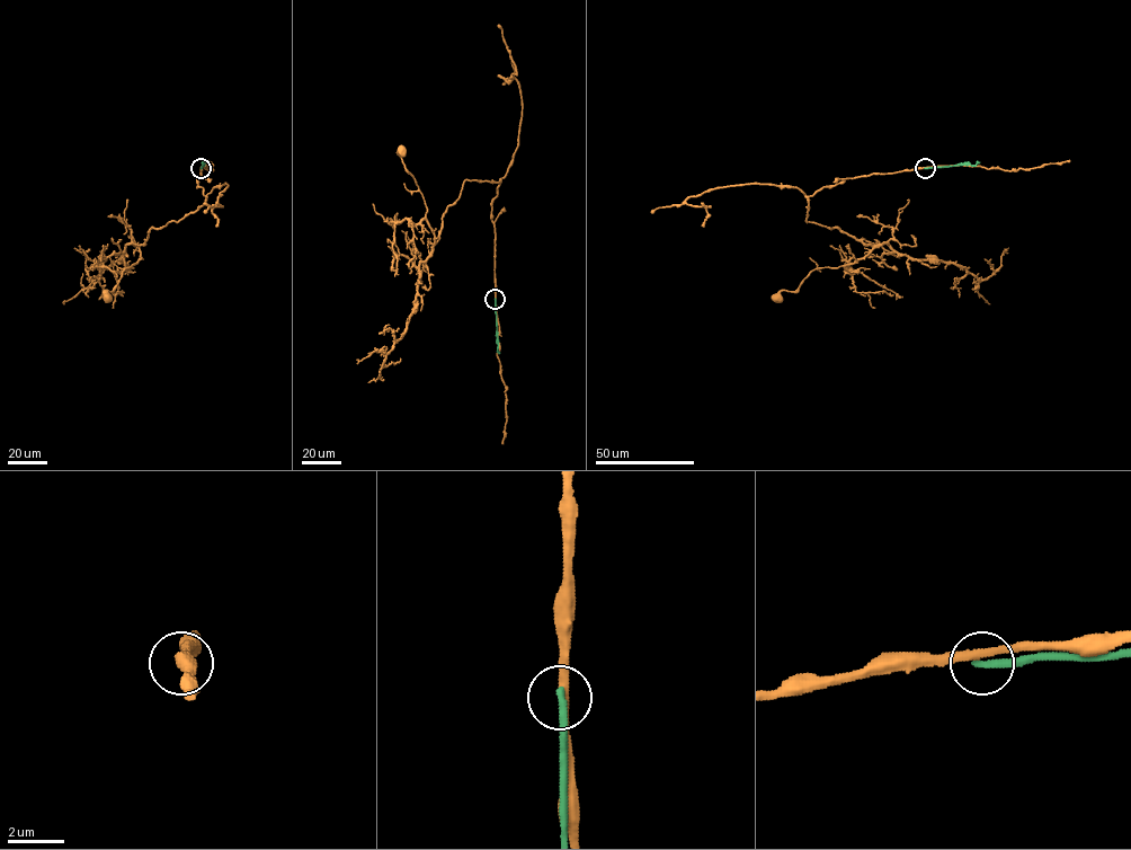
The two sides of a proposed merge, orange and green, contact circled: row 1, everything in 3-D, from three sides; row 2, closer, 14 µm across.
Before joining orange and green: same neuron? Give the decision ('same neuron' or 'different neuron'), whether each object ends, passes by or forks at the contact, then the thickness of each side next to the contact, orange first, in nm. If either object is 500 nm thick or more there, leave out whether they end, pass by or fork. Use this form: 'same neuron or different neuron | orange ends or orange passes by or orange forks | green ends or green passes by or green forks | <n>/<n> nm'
different neuron | orange passes by | green ends | 300/280 nm

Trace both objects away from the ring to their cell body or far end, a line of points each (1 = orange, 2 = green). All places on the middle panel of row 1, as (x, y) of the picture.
1: (495, 299), (491, 218), (500, 182), (466, 179), (460, 197), (443, 214), (433, 246), (427, 207), (401, 151)
2: (495, 299), (499, 353)

